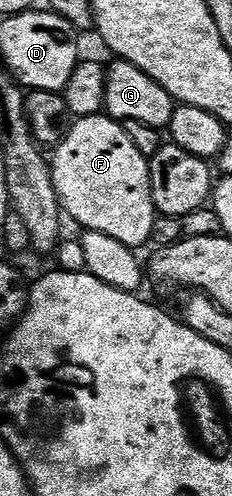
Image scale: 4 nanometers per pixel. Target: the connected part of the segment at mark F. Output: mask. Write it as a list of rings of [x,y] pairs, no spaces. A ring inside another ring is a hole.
[[[109,115],[77,118],[53,153],[52,179],[58,203],[69,220],[71,217],[76,224],[83,225],[83,230],[112,235],[112,239],[120,239],[120,243],[131,247],[139,247],[153,238],[156,210],[152,199],[150,162],[126,134],[123,122],[115,121]]]

